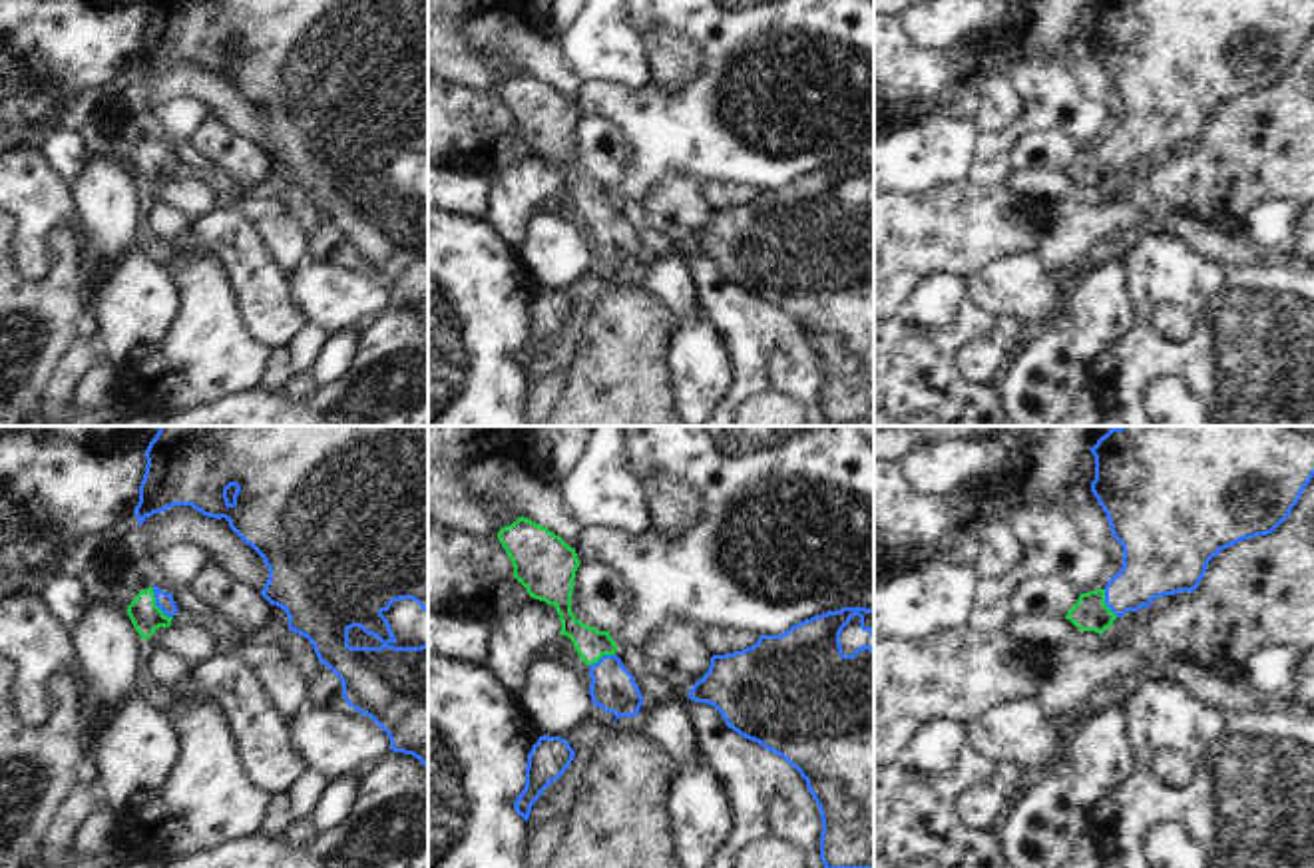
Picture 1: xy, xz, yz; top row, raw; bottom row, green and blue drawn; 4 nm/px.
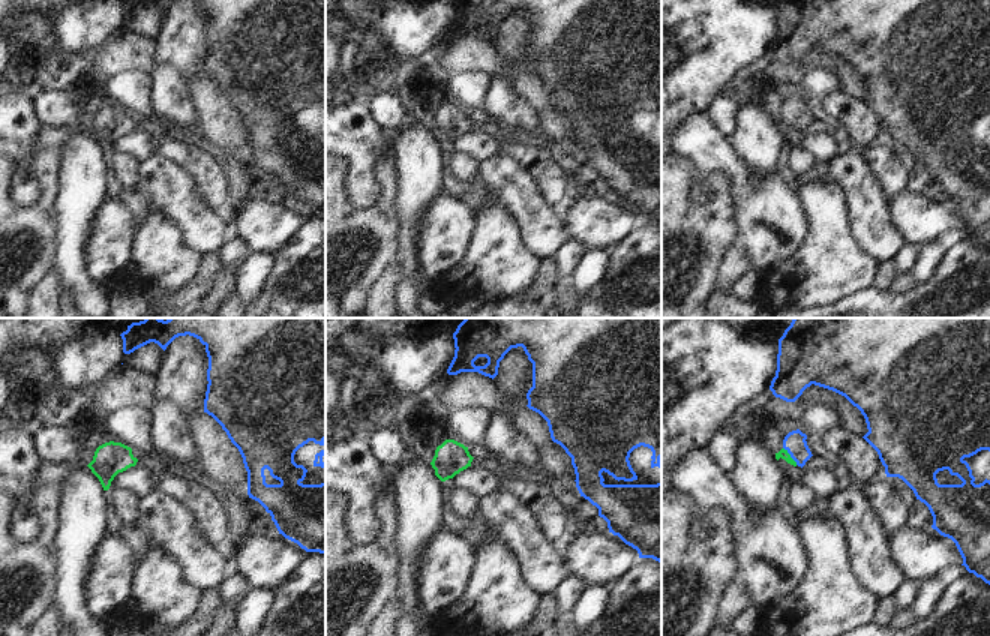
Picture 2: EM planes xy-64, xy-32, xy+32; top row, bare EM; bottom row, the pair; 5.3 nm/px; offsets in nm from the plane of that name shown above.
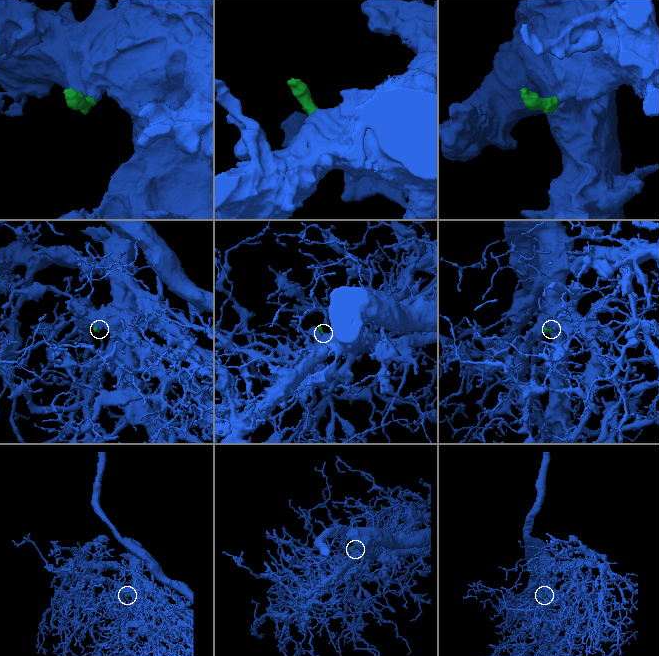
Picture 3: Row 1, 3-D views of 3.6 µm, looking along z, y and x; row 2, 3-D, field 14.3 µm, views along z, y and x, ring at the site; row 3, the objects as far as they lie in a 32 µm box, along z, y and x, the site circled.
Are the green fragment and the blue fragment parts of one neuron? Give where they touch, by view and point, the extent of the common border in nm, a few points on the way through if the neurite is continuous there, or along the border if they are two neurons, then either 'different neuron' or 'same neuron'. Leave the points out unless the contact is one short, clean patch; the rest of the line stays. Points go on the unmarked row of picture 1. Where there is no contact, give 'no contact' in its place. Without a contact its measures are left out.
contact xy (154, 158); length 150 nm; way xy (146, 170), (154, 158), (164, 156); same neuron

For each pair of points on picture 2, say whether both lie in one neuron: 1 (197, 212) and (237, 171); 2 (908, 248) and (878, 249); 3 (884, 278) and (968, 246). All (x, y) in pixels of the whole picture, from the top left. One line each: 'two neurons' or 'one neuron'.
1: two neurons
2: two neurons
3: two neurons

